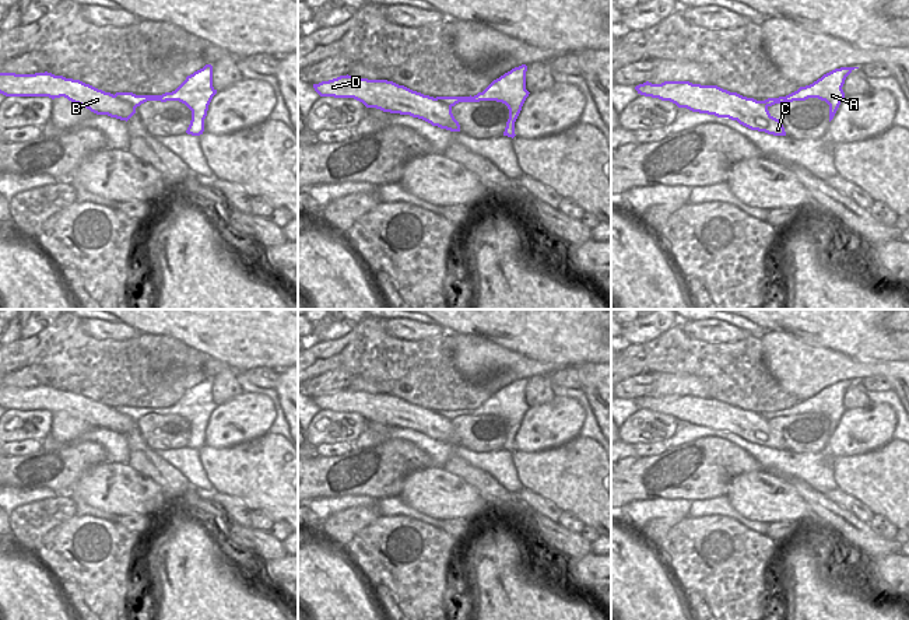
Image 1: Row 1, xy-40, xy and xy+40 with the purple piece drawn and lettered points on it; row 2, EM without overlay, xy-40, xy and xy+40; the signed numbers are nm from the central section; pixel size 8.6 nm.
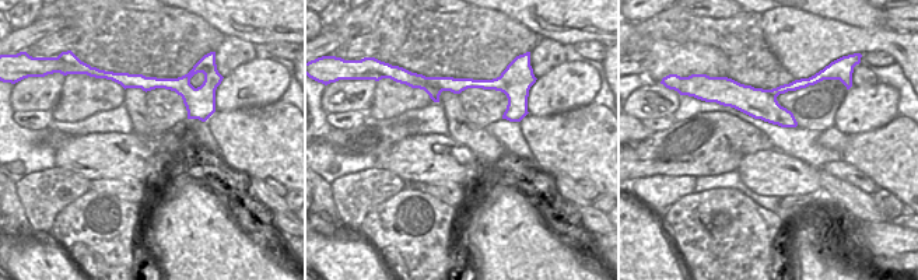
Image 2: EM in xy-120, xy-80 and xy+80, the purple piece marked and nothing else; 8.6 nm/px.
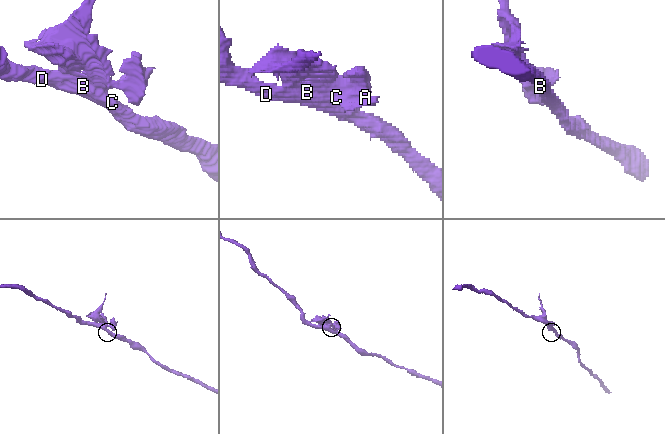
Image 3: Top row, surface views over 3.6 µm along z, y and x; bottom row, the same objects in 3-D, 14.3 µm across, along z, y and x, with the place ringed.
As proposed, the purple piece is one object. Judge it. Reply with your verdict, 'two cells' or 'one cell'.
two cells

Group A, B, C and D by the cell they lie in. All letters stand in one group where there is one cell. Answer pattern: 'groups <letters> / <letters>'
groups A / B C D

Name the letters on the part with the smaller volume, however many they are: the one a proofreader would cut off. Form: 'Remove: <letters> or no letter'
Remove: A

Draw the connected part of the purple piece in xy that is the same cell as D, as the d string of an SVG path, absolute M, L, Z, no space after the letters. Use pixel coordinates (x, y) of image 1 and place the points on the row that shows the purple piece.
M347 74L313 84L313 88L320 97L354 98L366 108L410 115L432 126L460 132L460 125L448 104L439 98L424 95L393 81L355 78Z

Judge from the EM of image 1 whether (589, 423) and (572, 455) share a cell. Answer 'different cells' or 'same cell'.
different cells

